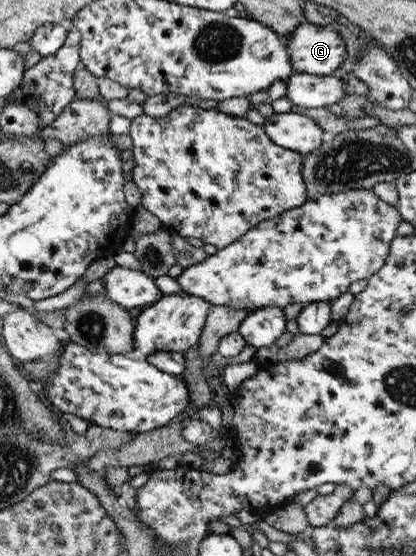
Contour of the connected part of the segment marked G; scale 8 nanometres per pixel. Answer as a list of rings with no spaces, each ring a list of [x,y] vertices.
[[[304,21],[297,24],[290,37],[284,38],[293,71],[308,75],[332,75],[346,60],[342,36],[331,26]]]

